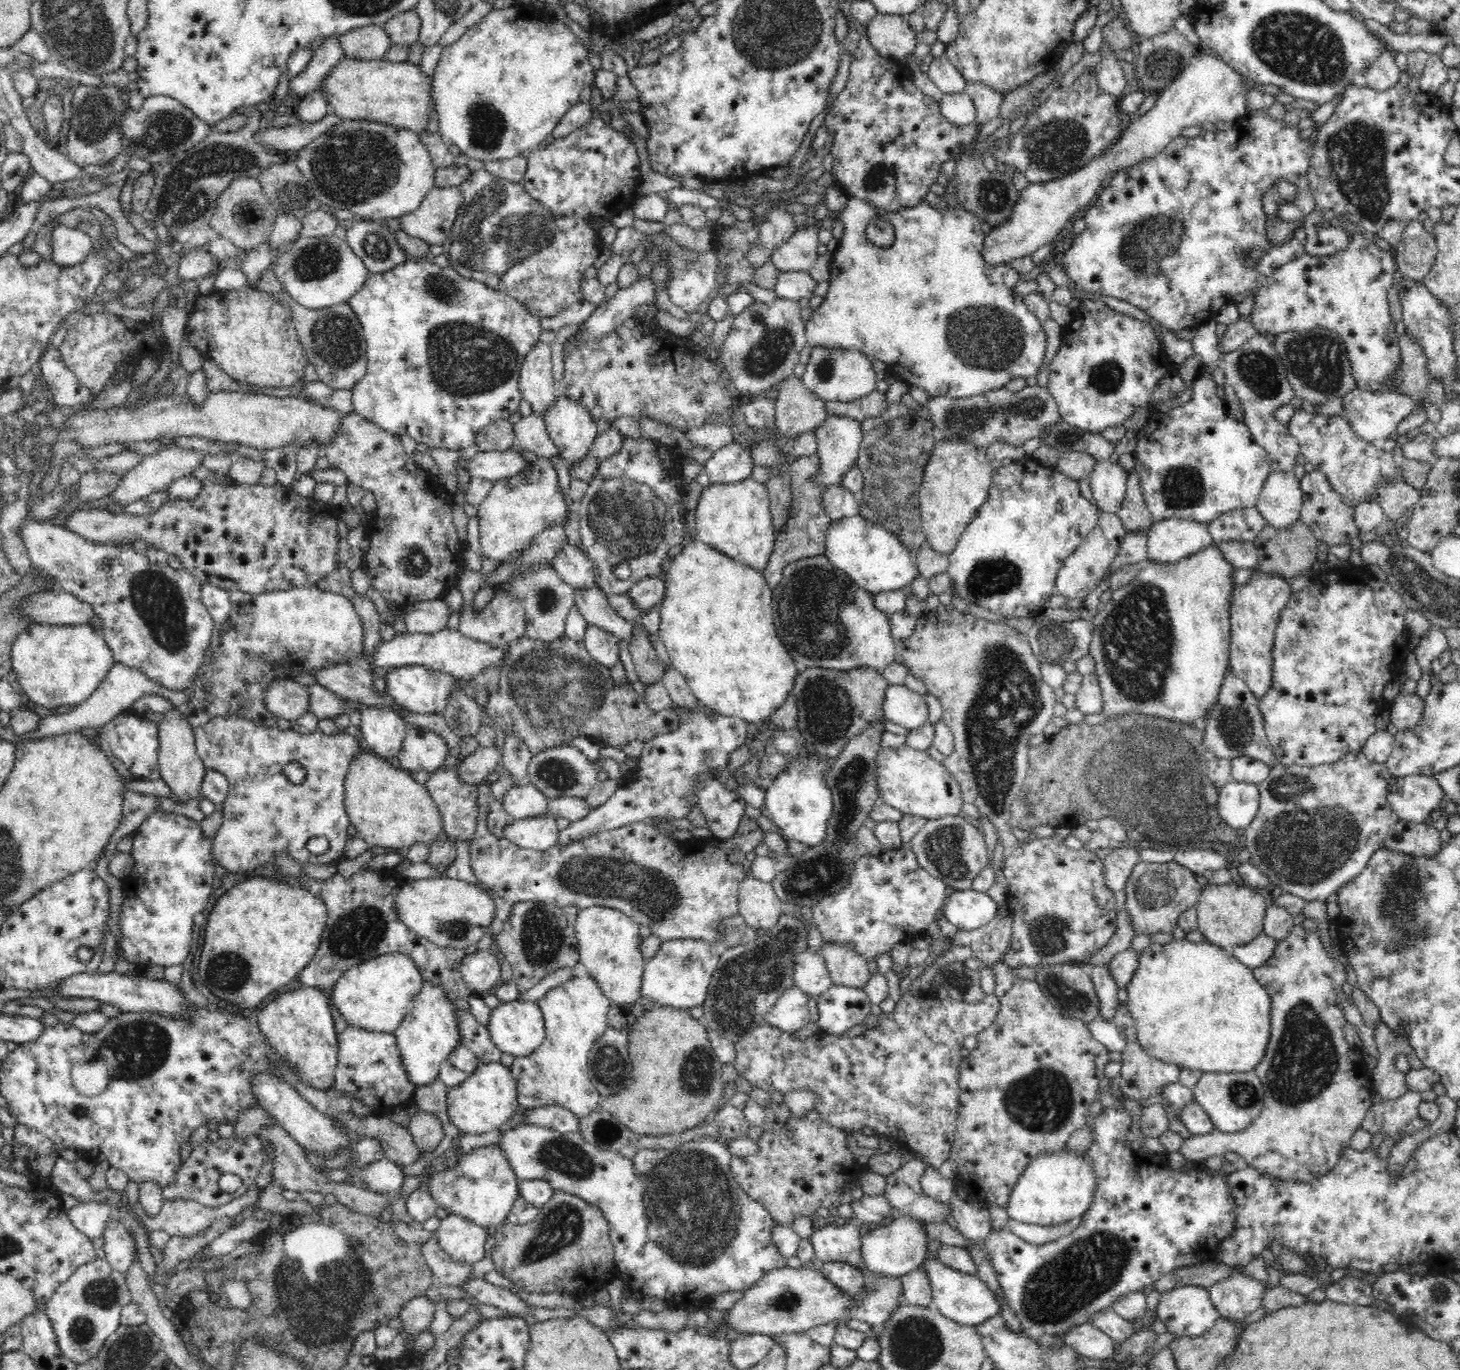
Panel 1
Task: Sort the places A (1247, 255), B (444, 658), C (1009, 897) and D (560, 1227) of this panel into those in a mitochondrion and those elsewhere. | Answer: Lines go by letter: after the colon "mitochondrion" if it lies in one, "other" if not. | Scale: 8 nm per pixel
A: other
B: other
C: other
D: mitochondrion

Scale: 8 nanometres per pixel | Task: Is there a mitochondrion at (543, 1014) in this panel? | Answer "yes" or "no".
no

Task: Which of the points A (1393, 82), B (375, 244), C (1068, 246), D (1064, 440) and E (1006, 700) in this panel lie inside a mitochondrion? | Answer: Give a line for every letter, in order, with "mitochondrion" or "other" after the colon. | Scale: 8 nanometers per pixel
A: other
B: mitochondrion
C: other
D: mitochondrion
E: mitochondrion

